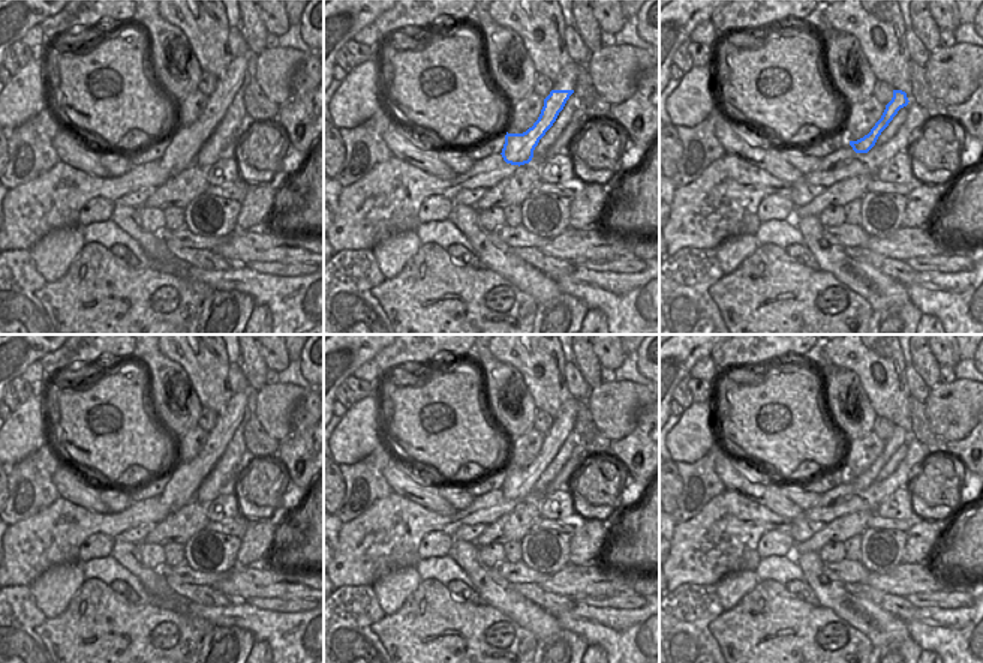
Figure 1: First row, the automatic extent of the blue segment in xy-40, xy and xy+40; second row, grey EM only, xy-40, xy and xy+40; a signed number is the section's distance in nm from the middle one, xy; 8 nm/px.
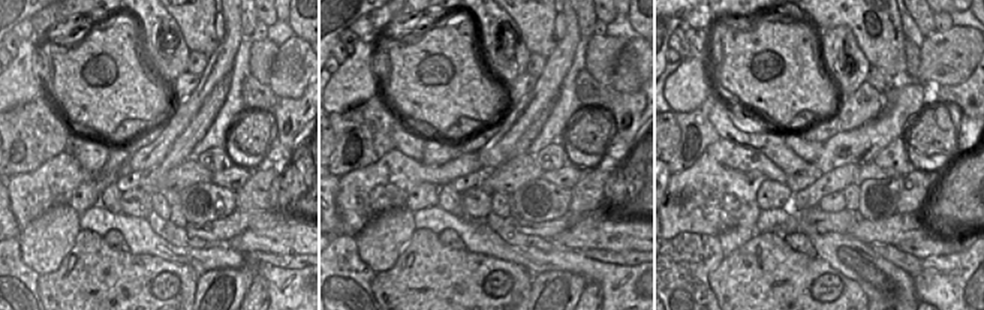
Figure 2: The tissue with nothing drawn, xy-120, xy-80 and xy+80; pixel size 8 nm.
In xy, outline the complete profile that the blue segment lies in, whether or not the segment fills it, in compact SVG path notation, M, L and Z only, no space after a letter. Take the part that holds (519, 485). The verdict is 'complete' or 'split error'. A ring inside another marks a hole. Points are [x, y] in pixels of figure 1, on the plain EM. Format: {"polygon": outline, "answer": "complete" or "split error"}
{"polygon": "M551 426L544 435L541 450L532 464L523 470L506 468L505 480L500 489L506 500L520 502L532 496L535 483L553 462L572 429L574 426Z", "answer": "complete"}

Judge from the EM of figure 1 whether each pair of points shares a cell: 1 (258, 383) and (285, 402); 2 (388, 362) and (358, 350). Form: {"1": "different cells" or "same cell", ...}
{"1": "different cells", "2": "different cells"}

